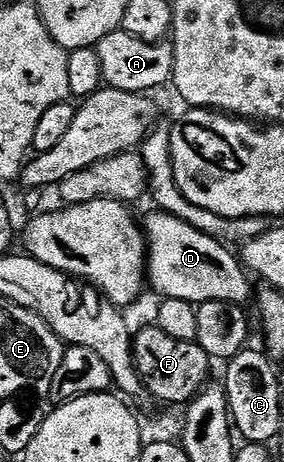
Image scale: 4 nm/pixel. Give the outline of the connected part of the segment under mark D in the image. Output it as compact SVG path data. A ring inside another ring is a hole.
M152 210L142 224L148 258L146 280L170 300L185 300L191 304L205 304L211 300L247 305L253 299L254 287L249 273L231 247L202 234L194 226L174 218L168 212ZM249 280L249 281L248 281Z

